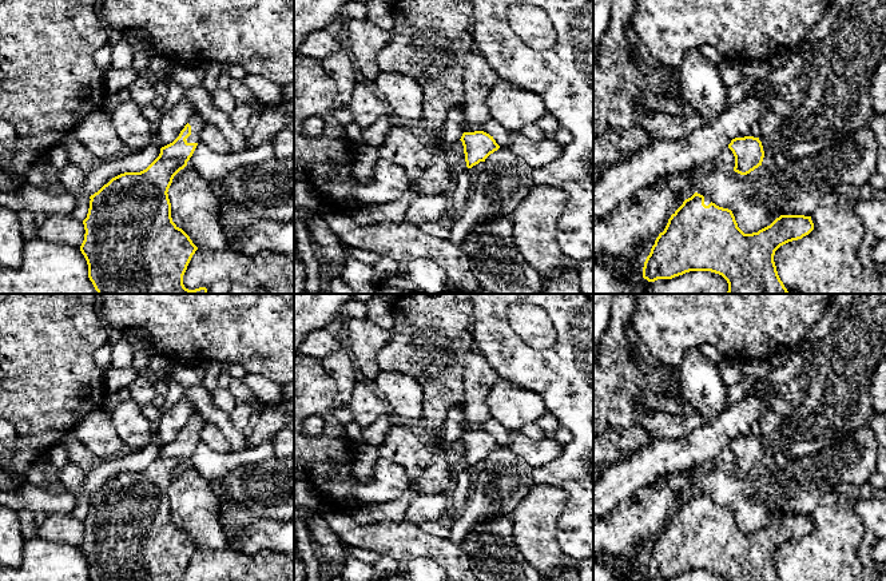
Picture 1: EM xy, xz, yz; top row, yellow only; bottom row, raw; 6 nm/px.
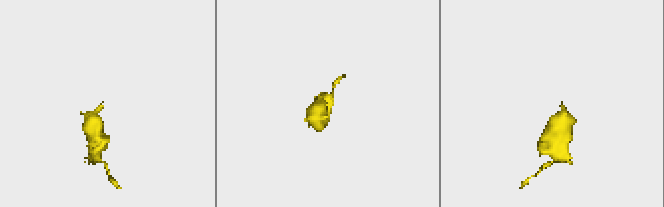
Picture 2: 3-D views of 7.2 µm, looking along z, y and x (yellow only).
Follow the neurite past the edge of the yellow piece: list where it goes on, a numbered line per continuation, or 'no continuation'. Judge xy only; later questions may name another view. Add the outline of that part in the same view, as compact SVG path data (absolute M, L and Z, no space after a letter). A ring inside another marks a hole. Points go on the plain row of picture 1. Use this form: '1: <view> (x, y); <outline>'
1: xy (197, 422); M195 411L190 419L188 423L191 425L191 434L186 438L187 442L199 442L200 441L200 433L206 423L206 421Z

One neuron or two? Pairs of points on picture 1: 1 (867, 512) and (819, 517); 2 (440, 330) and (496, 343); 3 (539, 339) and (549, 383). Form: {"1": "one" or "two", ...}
{"1": "two", "2": "two", "3": "two"}

